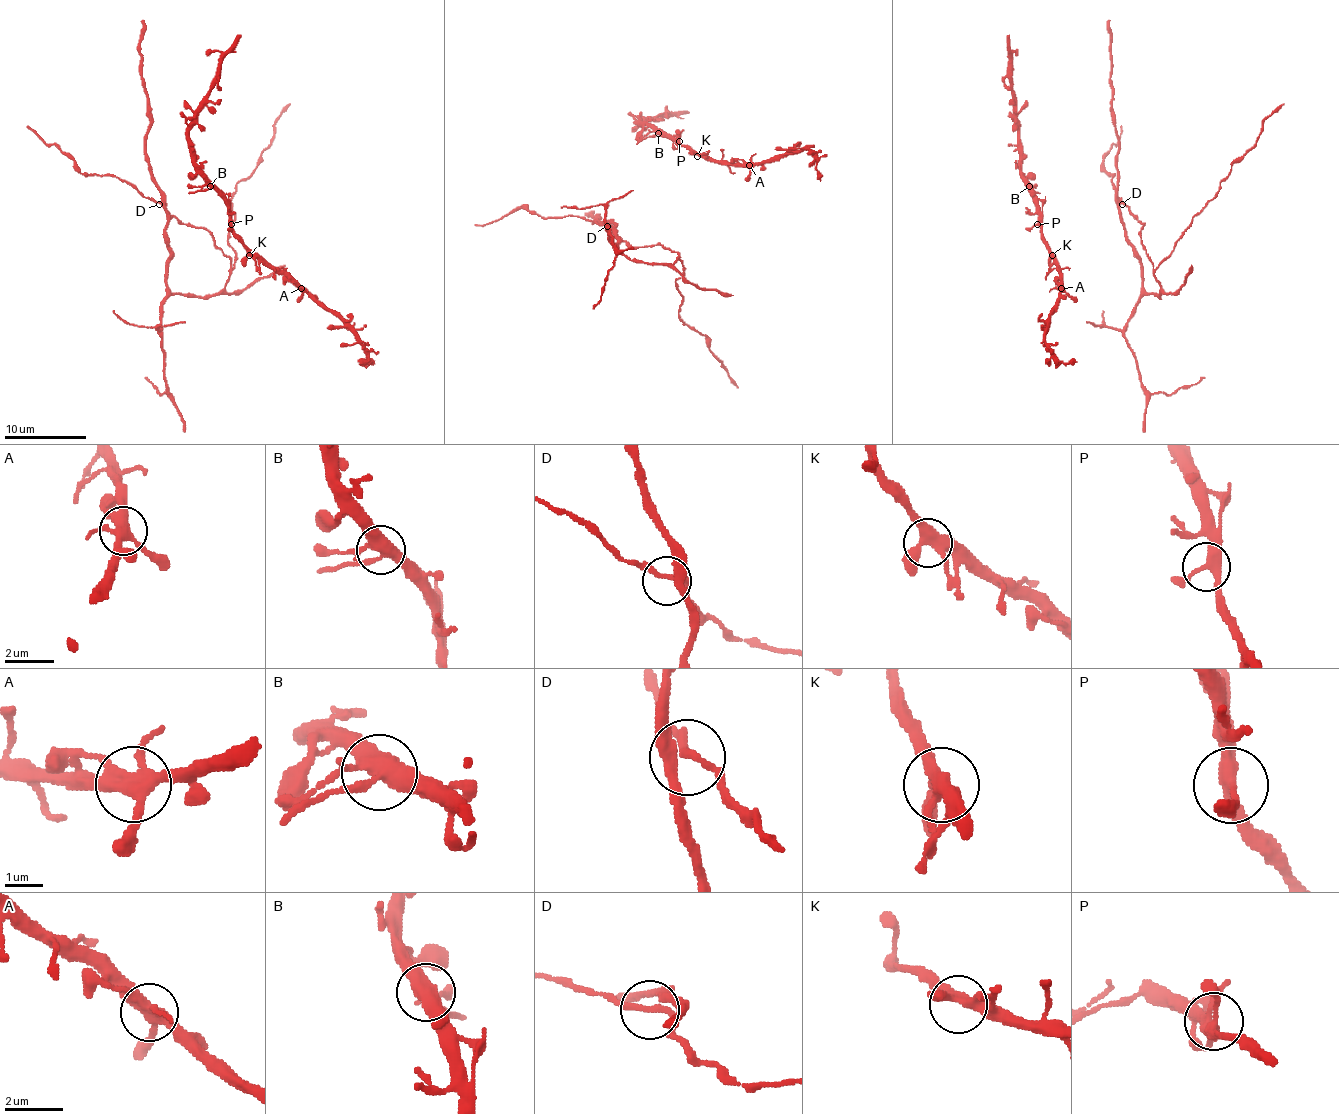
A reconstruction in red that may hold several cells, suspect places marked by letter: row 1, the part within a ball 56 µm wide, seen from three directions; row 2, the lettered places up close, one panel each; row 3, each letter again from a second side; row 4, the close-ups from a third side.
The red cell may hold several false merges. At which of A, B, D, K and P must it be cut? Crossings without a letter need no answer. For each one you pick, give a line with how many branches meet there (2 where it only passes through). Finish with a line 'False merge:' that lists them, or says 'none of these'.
False merge: none of these

